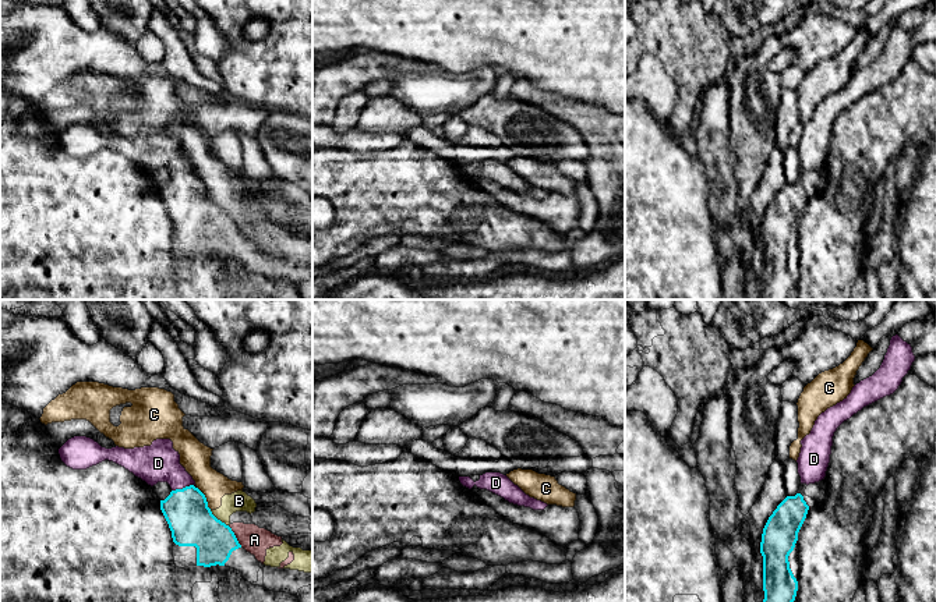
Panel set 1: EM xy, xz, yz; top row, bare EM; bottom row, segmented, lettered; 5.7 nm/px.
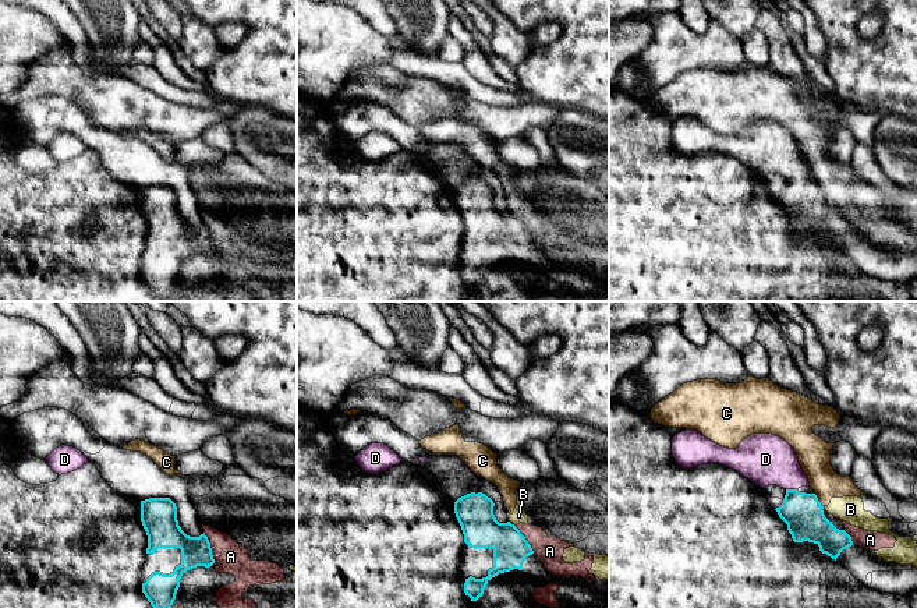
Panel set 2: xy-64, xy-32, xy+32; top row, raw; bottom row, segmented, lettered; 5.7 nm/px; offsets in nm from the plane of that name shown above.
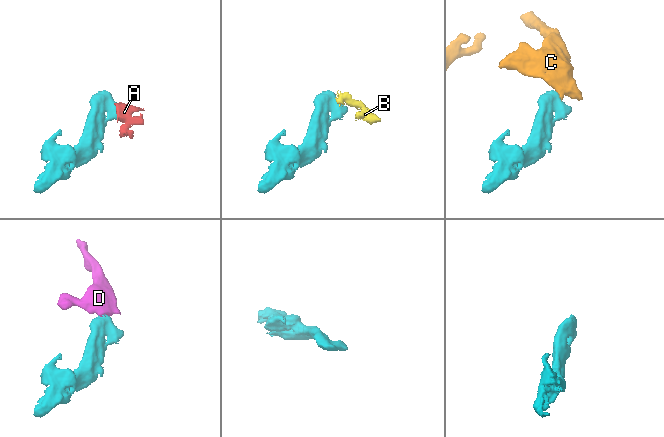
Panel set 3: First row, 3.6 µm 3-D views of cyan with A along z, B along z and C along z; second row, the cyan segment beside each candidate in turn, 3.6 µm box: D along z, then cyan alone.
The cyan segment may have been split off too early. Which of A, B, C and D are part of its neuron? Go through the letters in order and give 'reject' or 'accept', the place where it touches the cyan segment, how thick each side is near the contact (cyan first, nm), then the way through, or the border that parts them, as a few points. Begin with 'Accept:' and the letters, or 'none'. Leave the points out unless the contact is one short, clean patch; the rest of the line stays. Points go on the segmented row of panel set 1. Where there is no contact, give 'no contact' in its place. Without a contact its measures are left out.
Accept: D
A: reject | xy (235, 537) | 240/160 nm | along xy (228, 526), (242, 546)
B: reject | xy (219, 520) | 260/120 nm | along xy (209, 510), (228, 526)
C: reject | xy (205, 498) | 260/180 nm | along xy (197, 487), (211, 509)
D: accept | xy (183, 488) | 260/220 nm | across xy (191, 523), (186, 510), (183, 488), (158, 463)

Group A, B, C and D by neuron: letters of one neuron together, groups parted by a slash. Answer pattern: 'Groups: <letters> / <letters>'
Groups: A B C / D

